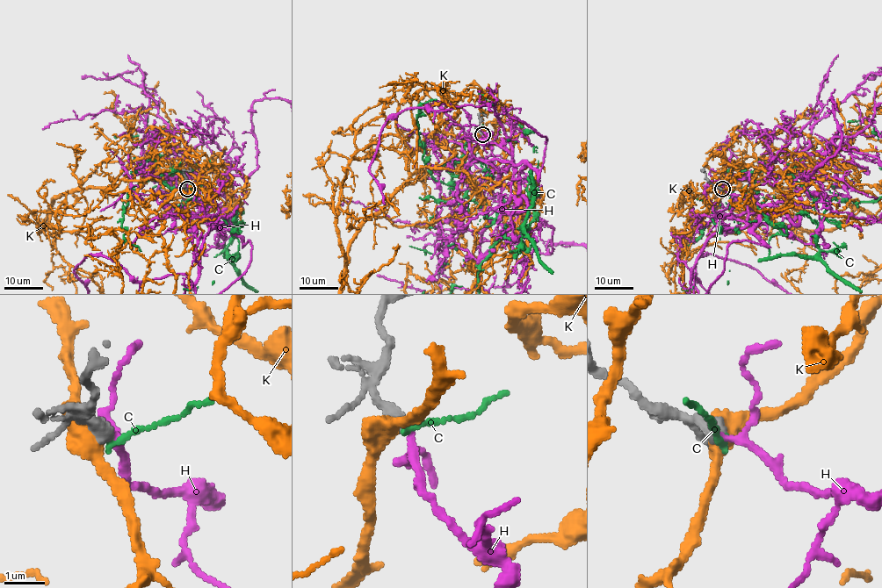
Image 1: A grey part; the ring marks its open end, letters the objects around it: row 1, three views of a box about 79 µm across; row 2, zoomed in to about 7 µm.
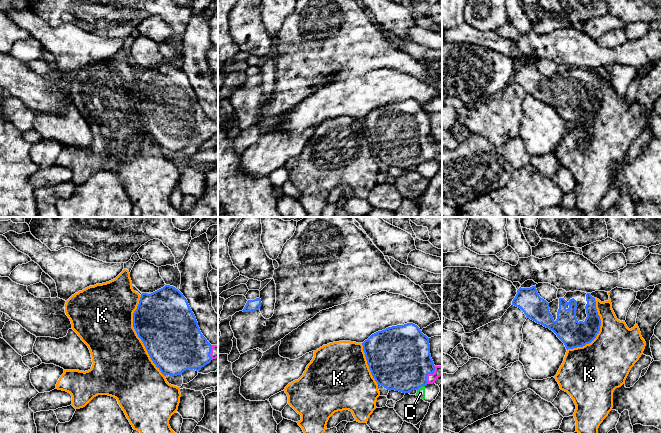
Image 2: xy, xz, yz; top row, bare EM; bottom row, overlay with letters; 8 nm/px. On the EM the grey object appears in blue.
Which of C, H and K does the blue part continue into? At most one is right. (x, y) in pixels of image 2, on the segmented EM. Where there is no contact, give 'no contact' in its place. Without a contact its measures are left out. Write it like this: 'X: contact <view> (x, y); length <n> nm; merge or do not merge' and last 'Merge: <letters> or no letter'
C: contact xz (420, 386); length 80 nm; do not merge
H: contact xz (429, 373); length 170 nm; merge
K: contact xy (138, 336); length 700 nm; do not merge
Merge: H

